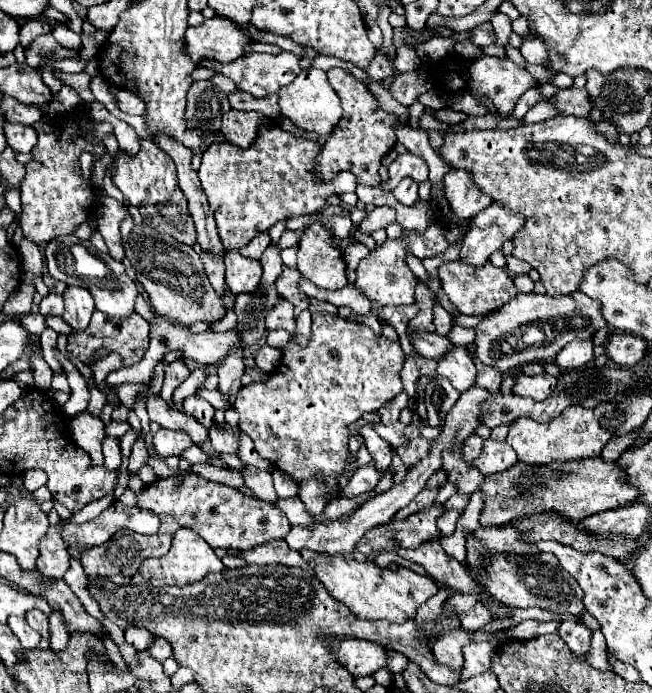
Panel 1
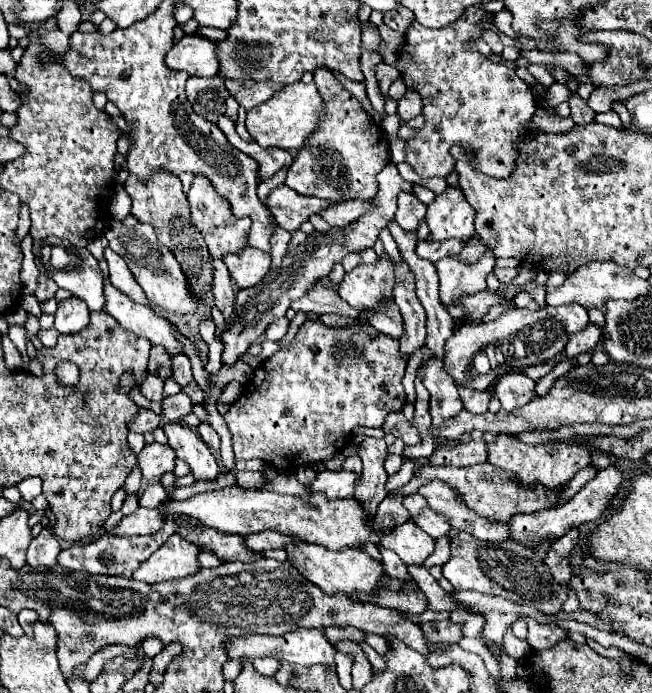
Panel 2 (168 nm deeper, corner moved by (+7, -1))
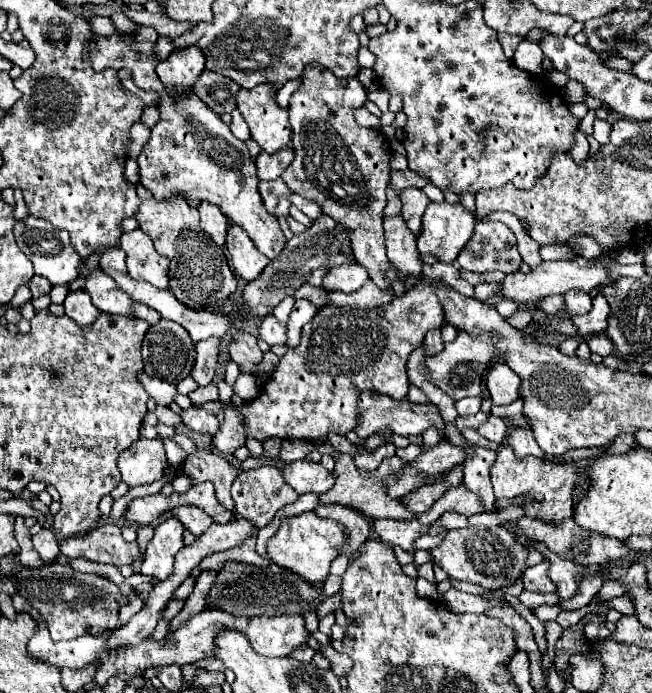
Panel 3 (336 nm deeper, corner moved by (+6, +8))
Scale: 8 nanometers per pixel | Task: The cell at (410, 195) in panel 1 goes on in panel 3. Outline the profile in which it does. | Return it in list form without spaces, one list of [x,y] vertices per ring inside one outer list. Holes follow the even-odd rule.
[[[404,189],[400,193],[402,199],[402,217],[408,223],[408,227],[412,229],[414,235],[420,235],[422,231],[422,215],[430,203],[430,199],[424,195],[422,189]]]

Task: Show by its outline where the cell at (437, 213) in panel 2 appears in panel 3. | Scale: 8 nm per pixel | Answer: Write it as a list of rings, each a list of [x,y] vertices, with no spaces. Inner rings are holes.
[[[448,201],[444,203],[430,203],[424,211],[422,217],[422,233],[418,237],[418,251],[420,255],[432,255],[440,263],[454,263],[458,253],[464,249],[468,239],[474,233],[476,219],[472,213],[468,213],[462,205],[450,205]]]

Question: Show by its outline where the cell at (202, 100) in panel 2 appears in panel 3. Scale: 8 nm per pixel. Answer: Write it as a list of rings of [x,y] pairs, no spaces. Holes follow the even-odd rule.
[[[204,71],[198,83],[194,85],[196,95],[218,115],[230,113],[232,109],[236,109],[238,89],[240,87],[232,79],[212,73],[212,71]]]

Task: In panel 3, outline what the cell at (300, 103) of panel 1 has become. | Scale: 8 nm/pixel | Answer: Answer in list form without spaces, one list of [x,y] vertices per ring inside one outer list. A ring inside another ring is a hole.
[[[262,83],[254,89],[240,89],[236,95],[238,111],[250,127],[252,139],[266,153],[276,153],[290,143],[288,111],[276,105],[272,85]]]

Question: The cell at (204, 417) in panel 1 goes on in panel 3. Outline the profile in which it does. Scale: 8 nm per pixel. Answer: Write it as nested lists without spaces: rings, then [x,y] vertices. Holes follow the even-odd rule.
[[[140,373],[138,381],[142,387],[146,387],[146,393],[156,401],[156,405],[170,405],[172,403],[172,397],[176,395],[176,387],[172,383],[160,381],[156,377],[148,377],[146,373]]]

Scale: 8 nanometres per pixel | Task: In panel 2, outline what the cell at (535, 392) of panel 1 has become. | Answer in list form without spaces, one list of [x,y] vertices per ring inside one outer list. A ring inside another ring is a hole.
[[[521,370],[507,372],[503,378],[499,378],[493,388],[493,394],[499,398],[499,402],[505,410],[523,406],[537,396],[535,382],[531,378],[527,378],[525,372],[521,372]]]

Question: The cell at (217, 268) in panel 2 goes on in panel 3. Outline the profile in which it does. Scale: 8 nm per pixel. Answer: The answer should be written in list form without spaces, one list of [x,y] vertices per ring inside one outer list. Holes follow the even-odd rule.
[[[234,331],[232,335],[234,335],[234,341],[230,343],[230,357],[232,357],[232,361],[240,367],[240,373],[250,373],[250,375],[256,373],[256,365],[262,361],[262,351],[256,345],[256,337],[252,337],[246,331]]]

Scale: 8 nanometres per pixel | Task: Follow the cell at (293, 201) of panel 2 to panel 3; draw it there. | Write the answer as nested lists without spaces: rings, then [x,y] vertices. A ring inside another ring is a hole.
[[[282,179],[260,181],[258,191],[262,195],[262,203],[264,203],[268,213],[272,213],[274,217],[286,217],[288,215],[288,209],[290,209],[288,195],[292,191],[286,187],[286,183]]]

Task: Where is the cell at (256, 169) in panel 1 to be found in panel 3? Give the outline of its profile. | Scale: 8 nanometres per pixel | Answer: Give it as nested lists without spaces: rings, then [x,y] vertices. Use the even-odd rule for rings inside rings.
[[[202,201],[200,203],[200,227],[214,239],[216,245],[224,245],[226,243],[226,217],[222,215],[220,207],[208,203],[208,201]]]

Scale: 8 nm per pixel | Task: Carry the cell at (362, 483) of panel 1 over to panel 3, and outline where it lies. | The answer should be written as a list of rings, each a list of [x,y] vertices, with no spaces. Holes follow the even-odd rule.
[[[292,461],[282,471],[284,481],[296,491],[296,493],[326,493],[334,485],[334,475],[326,471],[320,463],[308,463],[308,461]]]

